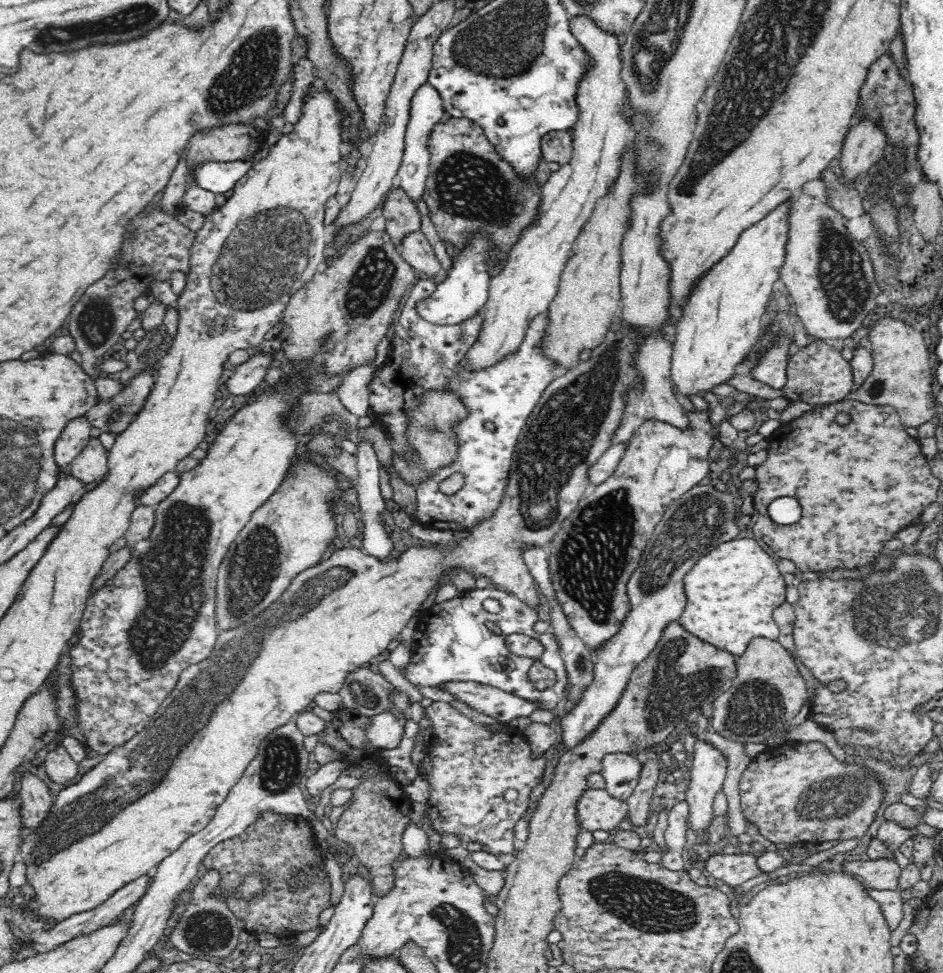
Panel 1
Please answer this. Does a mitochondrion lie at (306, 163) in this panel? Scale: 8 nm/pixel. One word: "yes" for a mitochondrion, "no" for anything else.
no

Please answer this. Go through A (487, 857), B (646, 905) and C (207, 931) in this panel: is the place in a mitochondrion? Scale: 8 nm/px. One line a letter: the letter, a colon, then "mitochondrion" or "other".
A: other
B: mitochondrion
C: mitochondrion

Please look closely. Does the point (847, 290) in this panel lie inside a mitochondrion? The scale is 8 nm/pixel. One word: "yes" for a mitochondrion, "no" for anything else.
yes

